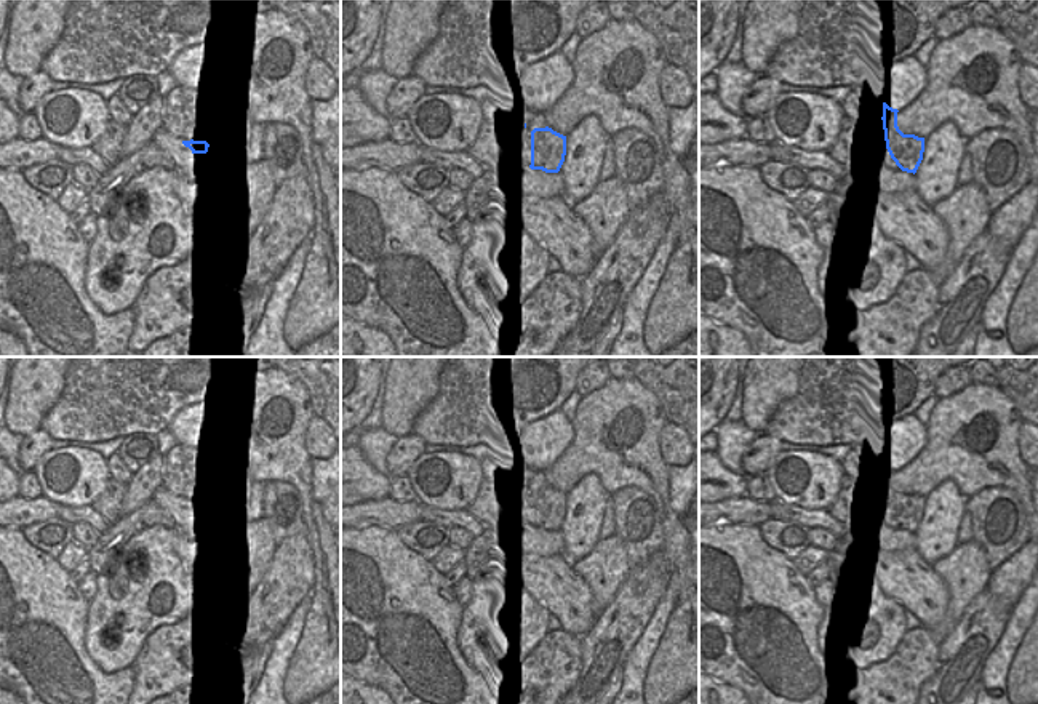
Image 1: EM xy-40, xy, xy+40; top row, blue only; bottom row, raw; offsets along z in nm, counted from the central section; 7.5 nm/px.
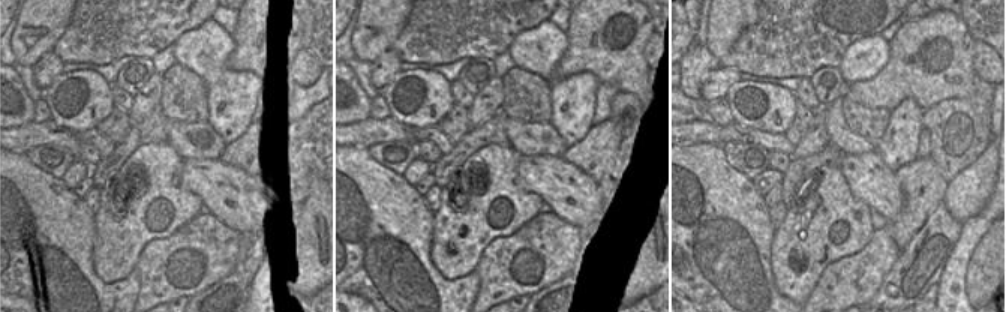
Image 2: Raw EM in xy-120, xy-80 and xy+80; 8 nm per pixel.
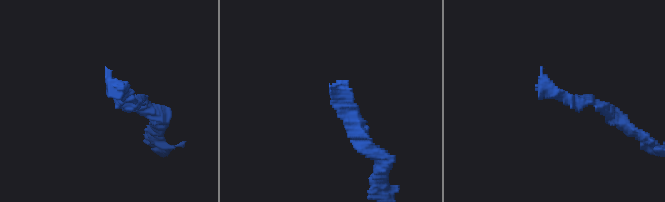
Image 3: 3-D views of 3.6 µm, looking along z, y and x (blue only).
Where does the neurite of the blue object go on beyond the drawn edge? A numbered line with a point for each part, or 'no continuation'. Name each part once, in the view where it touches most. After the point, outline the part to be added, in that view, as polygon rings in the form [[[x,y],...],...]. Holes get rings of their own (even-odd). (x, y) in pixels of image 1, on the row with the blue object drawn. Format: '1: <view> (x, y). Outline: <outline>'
1: xy-40 (184, 116). Outline: [[[176,86],[163,98],[163,123],[162,128],[182,141],[206,141],[213,139],[213,120],[205,107],[203,96]]]

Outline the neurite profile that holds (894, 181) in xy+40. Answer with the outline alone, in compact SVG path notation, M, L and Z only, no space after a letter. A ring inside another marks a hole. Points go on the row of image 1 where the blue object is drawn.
M913 173L886 174L886 234L926 270L942 264L948 248L947 226L916 192Z

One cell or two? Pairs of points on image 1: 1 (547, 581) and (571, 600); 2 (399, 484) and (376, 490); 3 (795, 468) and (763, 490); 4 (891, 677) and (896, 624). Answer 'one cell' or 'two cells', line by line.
1: one cell
2: two cells
3: two cells
4: two cells

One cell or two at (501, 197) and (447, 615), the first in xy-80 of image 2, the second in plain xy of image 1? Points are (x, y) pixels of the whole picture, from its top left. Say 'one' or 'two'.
two

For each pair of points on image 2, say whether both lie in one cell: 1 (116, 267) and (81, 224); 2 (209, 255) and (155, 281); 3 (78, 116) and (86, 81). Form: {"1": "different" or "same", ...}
{"1": "different", "2": "same", "3": "same"}

